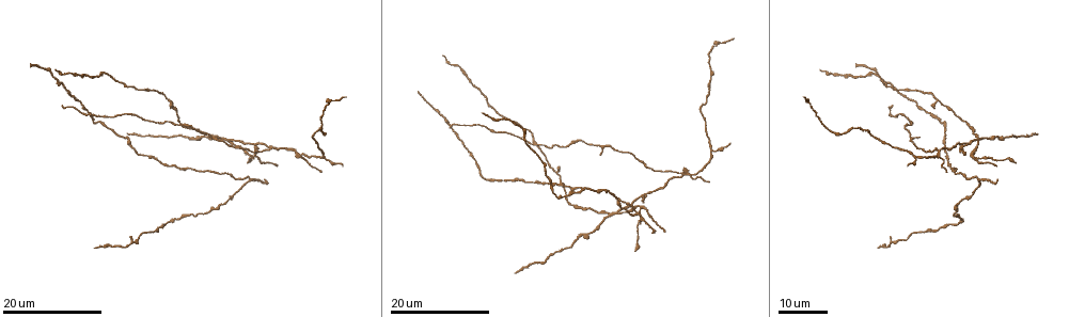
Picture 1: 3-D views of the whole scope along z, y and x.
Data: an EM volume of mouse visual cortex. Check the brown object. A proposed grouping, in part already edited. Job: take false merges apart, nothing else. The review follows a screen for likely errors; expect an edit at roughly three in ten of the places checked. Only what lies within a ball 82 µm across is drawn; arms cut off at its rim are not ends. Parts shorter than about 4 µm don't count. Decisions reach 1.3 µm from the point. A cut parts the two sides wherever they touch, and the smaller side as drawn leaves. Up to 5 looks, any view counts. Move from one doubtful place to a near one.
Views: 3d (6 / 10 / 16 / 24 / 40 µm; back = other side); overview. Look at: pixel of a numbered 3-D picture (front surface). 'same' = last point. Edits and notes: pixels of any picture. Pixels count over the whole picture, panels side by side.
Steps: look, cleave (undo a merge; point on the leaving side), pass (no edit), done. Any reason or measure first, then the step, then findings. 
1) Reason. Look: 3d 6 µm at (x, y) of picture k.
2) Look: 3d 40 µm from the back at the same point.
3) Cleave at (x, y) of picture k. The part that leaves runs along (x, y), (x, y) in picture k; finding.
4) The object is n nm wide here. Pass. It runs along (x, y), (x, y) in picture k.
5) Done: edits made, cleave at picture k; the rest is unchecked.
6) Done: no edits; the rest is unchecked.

Three arms meet. Look: 3d 16 µm at (889, 242) of picture 1.

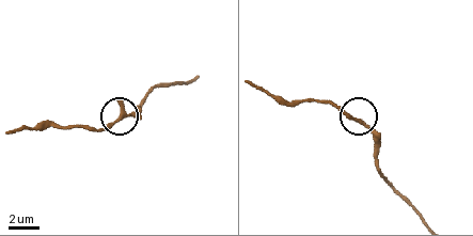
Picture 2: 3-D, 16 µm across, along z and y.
Look: 3d 10 µm at (363, 124) of picture 2.

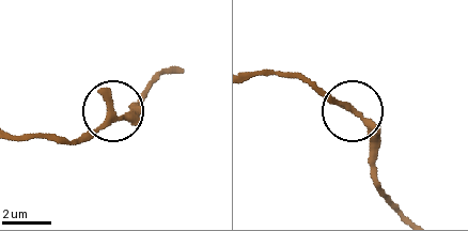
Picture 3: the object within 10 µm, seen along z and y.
3 arms meet here. Pass. It runs along (164, 71), (128, 111), (108, 113), (74, 142) in picture 3; all the same neuron.

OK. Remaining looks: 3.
Three arms meet. Look: 3d 16 µm at (250, 178) of picture 1.

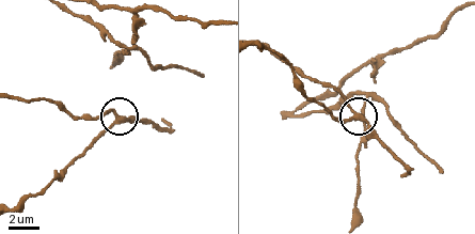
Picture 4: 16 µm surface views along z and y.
Closer look. Look: 3d 10 µm at (115, 120) of picture 4.

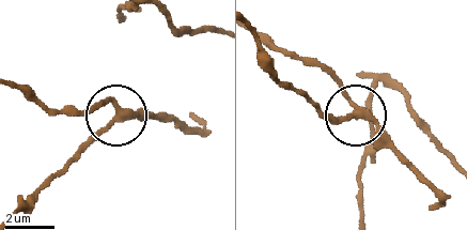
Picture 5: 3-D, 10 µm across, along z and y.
3 arms meet here. Pass. It runs along (14, 85), (57, 107), (171, 113) in picture 5; continuous, no second neuron.

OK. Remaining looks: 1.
Done: no edits; the rest is unchecked.

